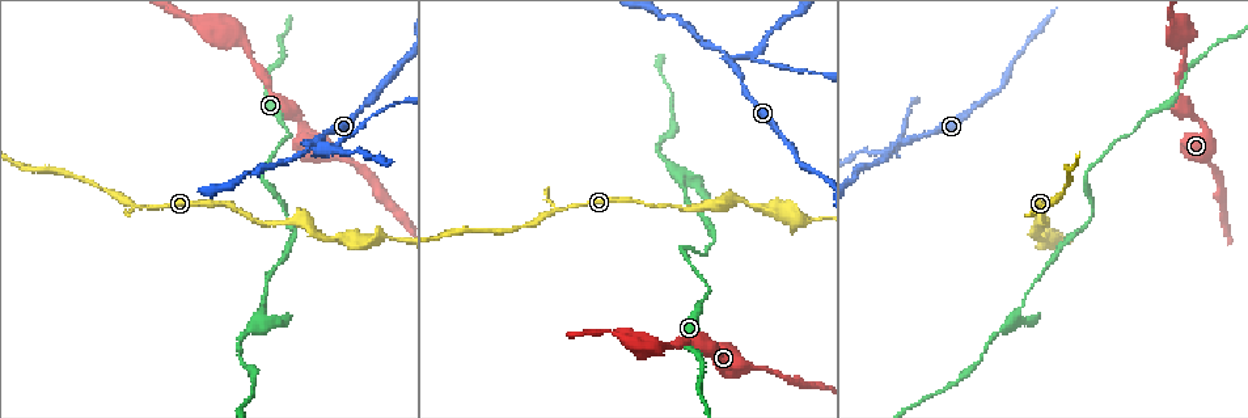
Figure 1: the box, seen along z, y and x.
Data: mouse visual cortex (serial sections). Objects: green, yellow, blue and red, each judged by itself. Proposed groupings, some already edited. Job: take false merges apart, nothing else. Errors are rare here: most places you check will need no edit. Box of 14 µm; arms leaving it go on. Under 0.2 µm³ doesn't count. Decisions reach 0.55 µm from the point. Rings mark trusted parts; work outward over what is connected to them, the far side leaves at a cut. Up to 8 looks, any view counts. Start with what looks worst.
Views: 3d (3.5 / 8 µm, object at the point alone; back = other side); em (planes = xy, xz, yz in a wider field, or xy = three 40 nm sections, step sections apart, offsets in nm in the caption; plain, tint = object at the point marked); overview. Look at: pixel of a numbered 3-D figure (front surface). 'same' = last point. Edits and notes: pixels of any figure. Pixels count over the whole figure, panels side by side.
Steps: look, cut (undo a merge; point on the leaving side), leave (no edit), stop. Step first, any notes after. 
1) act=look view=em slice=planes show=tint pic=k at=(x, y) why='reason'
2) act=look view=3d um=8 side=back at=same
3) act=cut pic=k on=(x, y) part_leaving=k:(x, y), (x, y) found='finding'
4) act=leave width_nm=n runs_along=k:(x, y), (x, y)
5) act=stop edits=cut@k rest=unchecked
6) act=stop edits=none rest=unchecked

act=look view=3d um=8 pic=1 at=(726, 57) why='side arm on a straight run'

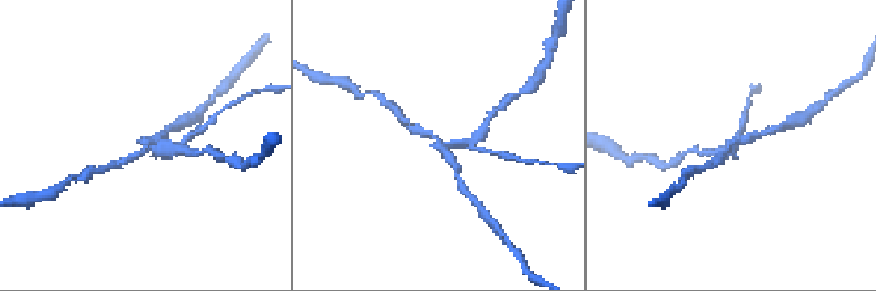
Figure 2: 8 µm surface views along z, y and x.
act=look view=3d um=3.5 pic=2 at=(439, 144)

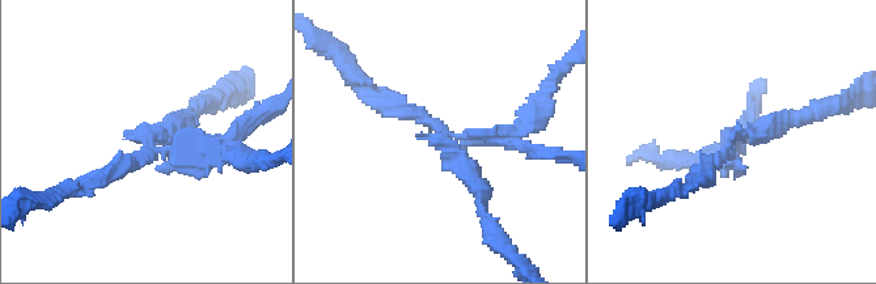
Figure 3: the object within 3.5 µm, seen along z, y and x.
act=look view=em slice=xy step=5 show=tint pic=3 at=(147, 150) why='need the tissue'

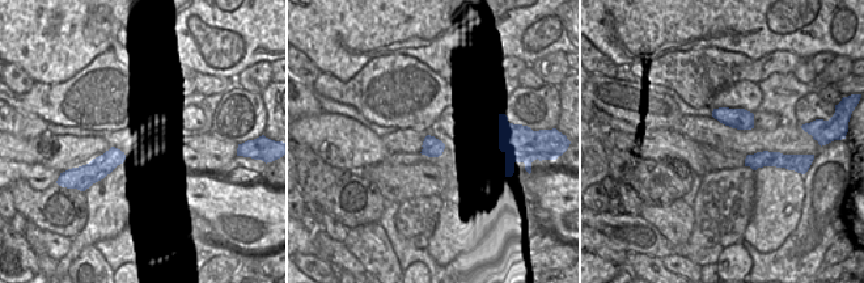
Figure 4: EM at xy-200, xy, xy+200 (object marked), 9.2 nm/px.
act=cut pic=3 on=(487, 132) arms=3 arm_widths_nm=200,200,250 part_leaving=3:(449, 132), (510, 139), (542, 98) found='a second cell is stuck on'

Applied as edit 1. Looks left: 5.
act=look view=3d um=3.5 pic=1 at=(683, 247) why='abrupt turn'

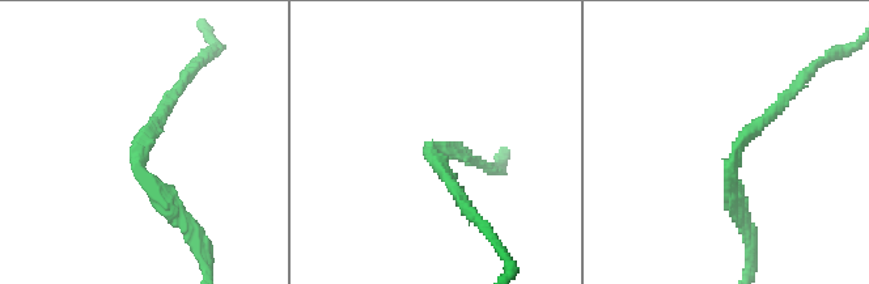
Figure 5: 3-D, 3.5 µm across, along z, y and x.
act=look view=em slice=xy step=5 show=tint pic=5 at=(431, 155) why='need the tissue'

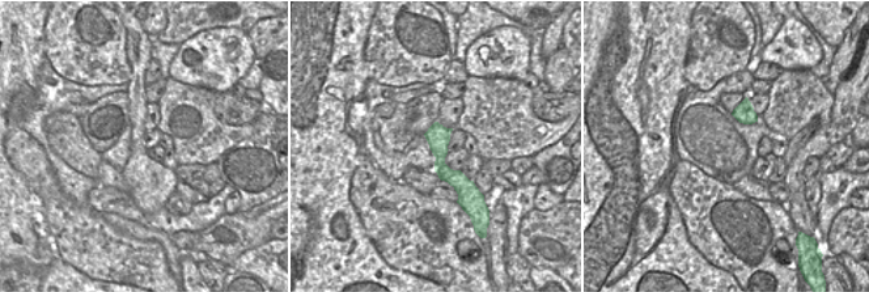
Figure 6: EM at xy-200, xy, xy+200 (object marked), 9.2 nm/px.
act=leave arm_widths_nm=150,200 runs_along=5:(789, 92), (729, 164), (744, 216) found='one cell here'

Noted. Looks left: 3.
act=look view=3d um=3.5 pic=1 at=(329, 236) why='thick turns thin'

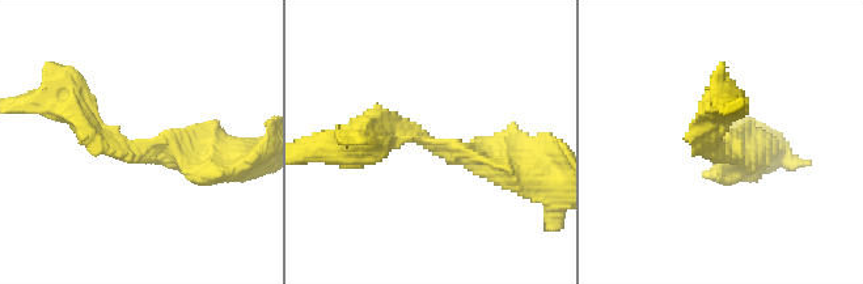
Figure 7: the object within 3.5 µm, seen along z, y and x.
act=look view=em slice=xy step=5 show=tint pic=7 at=(429, 143)

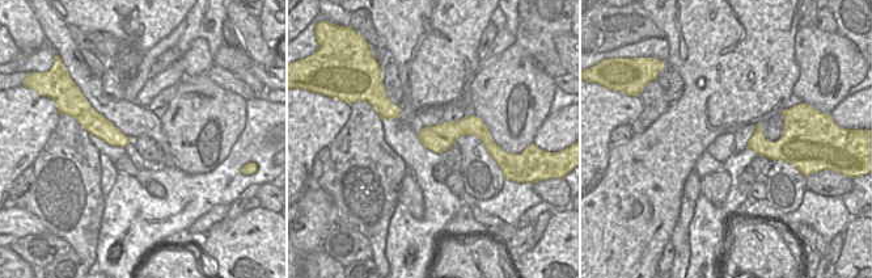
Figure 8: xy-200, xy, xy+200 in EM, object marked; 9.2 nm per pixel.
act=leave arm_widths_nm=250,350 found='one cell here'

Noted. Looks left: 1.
act=stop edits=cut@3 rest=unchecked

